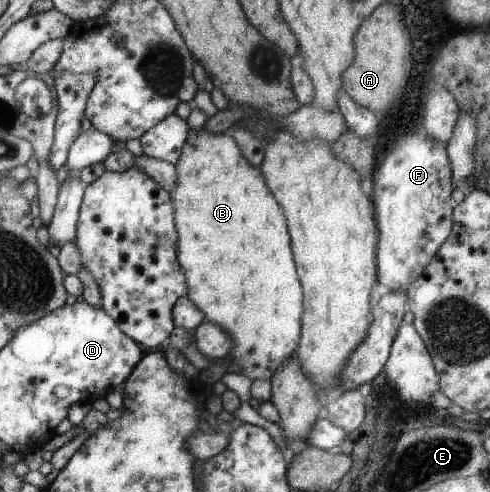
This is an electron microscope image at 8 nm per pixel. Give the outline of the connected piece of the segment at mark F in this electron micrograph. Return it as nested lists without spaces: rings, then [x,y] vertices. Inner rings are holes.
[[[421,130],[413,131],[403,133],[404,140],[398,142],[396,148],[392,146],[384,154],[384,160],[376,168],[374,180],[372,180],[370,200],[377,229],[376,282],[384,284],[390,291],[400,290],[400,288],[406,290],[408,284],[424,272],[424,268],[428,266],[428,262],[440,248],[440,244],[450,234],[451,212],[455,206],[450,198],[450,192],[453,189],[450,178],[452,170],[450,170],[445,146],[428,138],[428,135]]]

